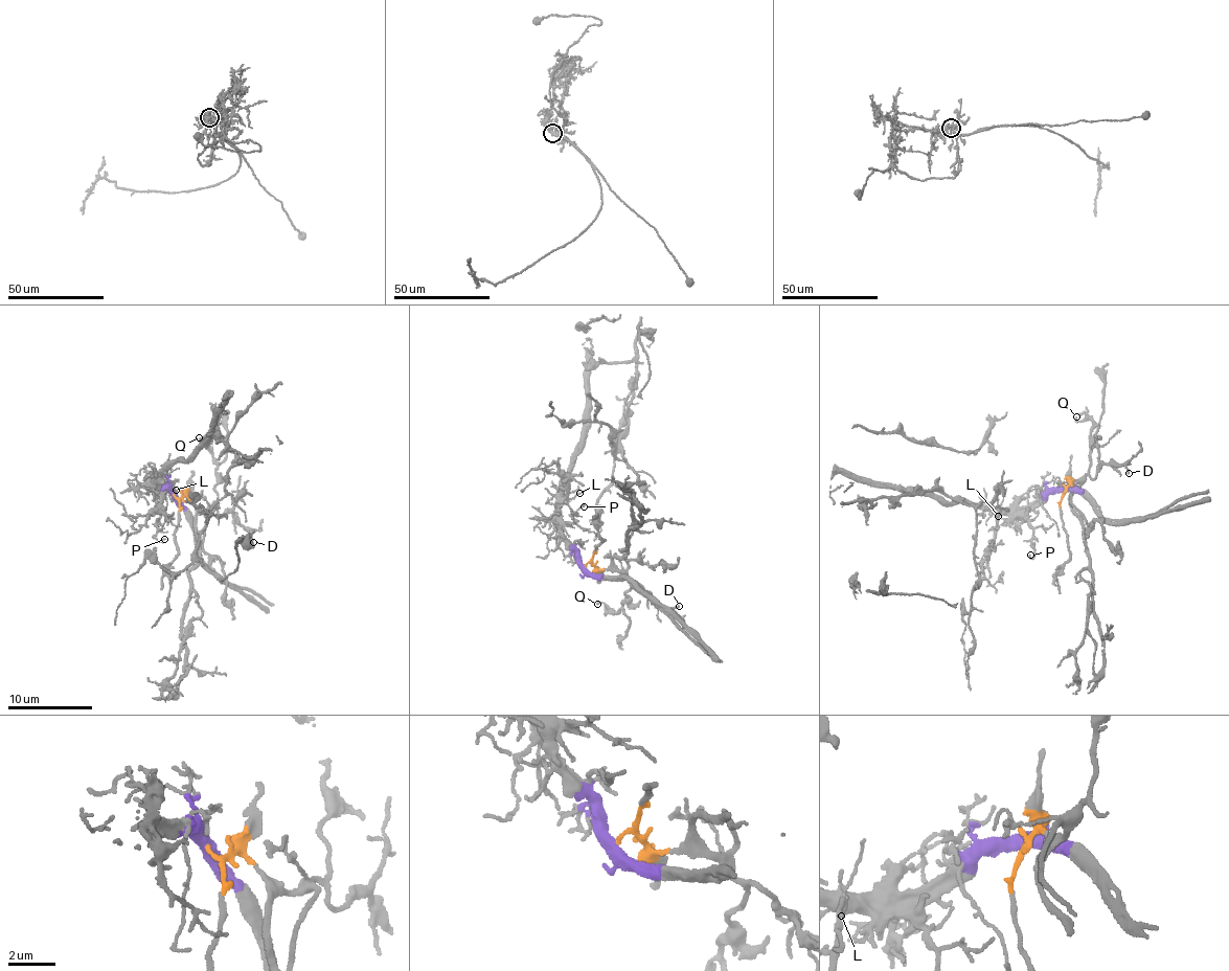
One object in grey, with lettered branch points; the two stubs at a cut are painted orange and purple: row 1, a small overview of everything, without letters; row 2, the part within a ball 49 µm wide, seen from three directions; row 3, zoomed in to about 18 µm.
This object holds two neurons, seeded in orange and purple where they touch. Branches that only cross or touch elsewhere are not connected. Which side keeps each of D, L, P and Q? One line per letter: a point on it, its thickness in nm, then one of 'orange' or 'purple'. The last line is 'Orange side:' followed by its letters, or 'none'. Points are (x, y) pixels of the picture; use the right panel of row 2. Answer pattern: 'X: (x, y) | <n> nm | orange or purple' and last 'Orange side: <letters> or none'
D: (1129, 473) | 160 nm | orange
L: (998, 516) | 140 nm | purple
P: (1030, 555) | 110 nm | purple
Q: (1076, 416) | 150 nm | orange
Orange side: D, Q

